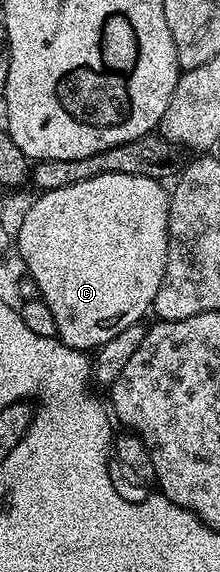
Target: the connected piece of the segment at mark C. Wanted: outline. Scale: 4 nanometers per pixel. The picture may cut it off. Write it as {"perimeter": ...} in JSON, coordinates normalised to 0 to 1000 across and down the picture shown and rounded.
{"perimeter":[[[500,302],[495,306],[441,306],[423,313],[386,313],[386,320],[332,320],[332,327],[259,327],[259,334],[223,334],[218,337],[182,336],[177,346],[159,353],[141,351],[114,369],[114,379],[95,388],[95,397],[77,409],[77,442],[86,435],[86,449],[105,455],[118,483],[145,484],[177,503],[186,524],[223,537],[223,544],[241,544],[241,558],[250,559],[250,579],[273,596],[291,596],[314,607],[336,610],[373,610],[382,614],[427,614],[450,605],[495,600],[495,593],[514,593],[514,586],[550,586],[550,579],[568,579],[568,572],[591,568],[627,568],[655,559],[650,552],[677,547],[677,542],[705,531],[705,517],[732,502],[732,488],[750,481],[750,460],[759,458],[759,399],[768,397],[768,337],[750,329],[745,318],[700,309],[645,309],[641,306],[532,306]]]}

